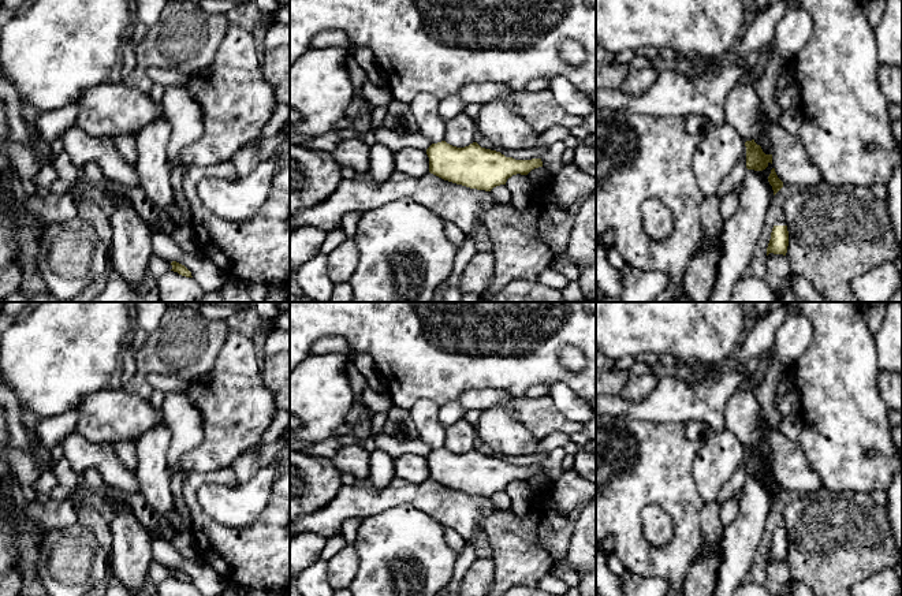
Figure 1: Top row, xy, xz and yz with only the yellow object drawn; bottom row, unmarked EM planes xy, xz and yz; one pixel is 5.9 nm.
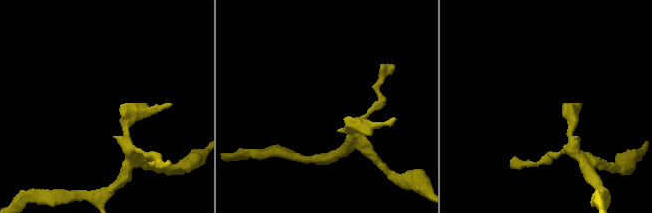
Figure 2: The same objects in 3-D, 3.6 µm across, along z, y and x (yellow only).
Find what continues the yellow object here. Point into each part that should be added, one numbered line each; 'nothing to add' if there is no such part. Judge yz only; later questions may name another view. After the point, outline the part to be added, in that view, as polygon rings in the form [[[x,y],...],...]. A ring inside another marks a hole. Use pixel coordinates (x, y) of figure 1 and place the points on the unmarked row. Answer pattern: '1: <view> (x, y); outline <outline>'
nothing to add

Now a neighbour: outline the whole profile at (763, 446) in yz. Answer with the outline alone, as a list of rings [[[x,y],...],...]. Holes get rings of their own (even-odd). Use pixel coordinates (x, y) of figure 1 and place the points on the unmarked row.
[[[763,416],[763,437],[757,444],[754,444],[754,448],[761,452],[765,461],[772,461],[772,451],[769,446],[769,439],[768,439],[769,433],[771,433],[771,428],[765,417]]]

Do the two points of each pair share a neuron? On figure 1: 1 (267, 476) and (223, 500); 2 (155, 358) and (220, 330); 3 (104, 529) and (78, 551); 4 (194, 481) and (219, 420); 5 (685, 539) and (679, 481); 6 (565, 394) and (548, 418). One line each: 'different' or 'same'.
1: same
2: same
3: different
4: different
5: same
6: different

